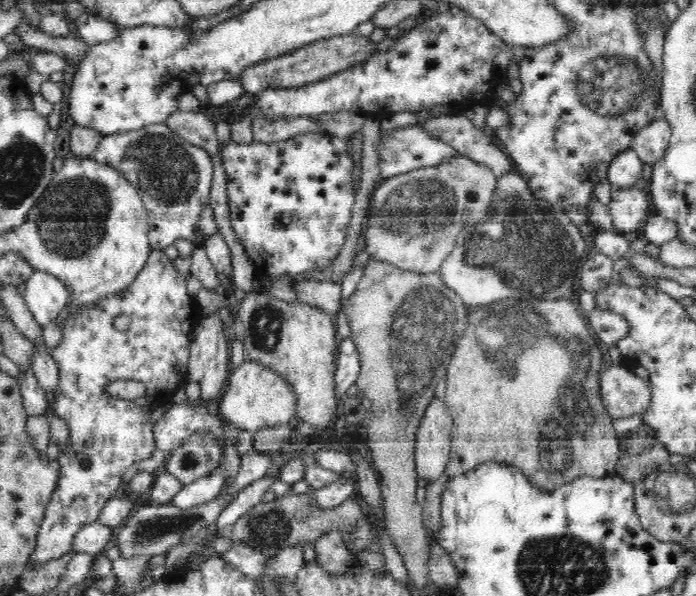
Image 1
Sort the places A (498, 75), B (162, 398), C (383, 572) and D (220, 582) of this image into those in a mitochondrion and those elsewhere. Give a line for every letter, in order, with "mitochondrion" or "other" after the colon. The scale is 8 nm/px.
A: other
B: other
C: other
D: other

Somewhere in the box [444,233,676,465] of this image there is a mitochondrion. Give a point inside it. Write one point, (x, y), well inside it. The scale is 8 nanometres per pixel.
(499, 339)

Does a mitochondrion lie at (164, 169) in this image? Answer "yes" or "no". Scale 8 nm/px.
yes

